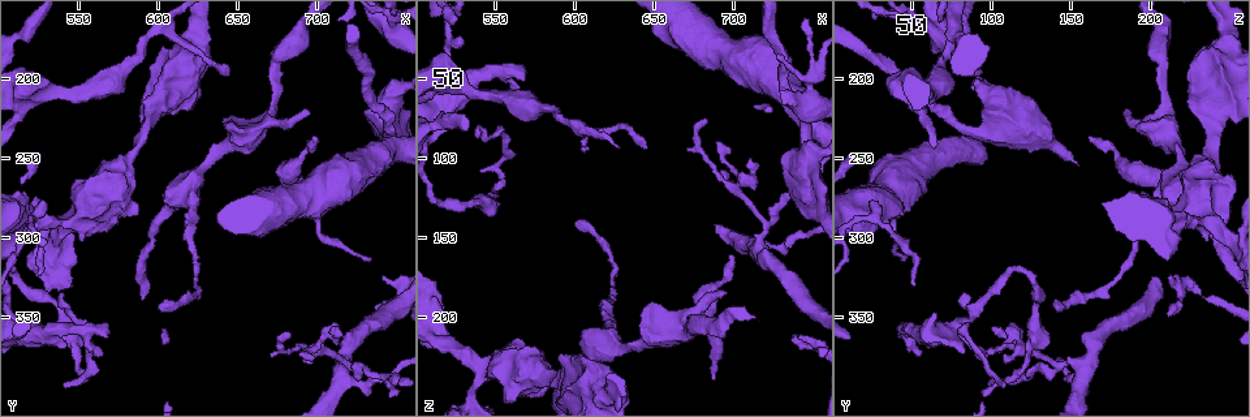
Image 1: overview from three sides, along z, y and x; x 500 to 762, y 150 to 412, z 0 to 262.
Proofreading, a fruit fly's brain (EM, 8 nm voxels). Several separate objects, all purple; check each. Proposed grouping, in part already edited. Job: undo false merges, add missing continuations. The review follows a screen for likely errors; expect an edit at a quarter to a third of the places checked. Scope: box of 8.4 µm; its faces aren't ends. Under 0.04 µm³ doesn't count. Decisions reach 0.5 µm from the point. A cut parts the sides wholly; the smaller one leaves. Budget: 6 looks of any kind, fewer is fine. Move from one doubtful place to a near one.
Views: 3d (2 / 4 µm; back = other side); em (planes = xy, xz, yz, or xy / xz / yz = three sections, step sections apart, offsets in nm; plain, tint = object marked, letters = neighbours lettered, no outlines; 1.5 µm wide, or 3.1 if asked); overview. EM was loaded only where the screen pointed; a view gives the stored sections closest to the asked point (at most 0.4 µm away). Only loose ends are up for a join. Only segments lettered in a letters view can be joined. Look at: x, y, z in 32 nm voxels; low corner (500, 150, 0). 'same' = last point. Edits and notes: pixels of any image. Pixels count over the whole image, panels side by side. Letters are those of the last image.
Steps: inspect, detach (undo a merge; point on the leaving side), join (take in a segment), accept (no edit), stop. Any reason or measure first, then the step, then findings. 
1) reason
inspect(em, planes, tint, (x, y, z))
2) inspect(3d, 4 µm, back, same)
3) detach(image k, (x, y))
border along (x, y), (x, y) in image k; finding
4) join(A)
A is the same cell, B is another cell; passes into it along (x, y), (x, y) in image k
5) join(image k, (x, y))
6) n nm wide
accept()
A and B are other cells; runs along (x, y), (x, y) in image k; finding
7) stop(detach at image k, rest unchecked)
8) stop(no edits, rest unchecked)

thin end
inspect(3d, 4 µm, (644, 196, 94))

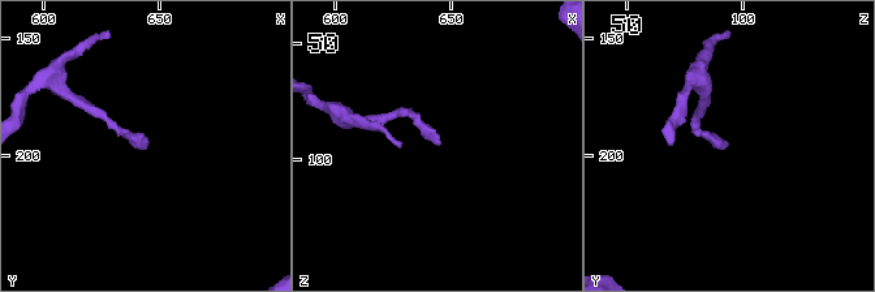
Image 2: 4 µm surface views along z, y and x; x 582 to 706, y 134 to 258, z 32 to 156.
inspect(em, yz, step 8, plain, (644, 195, 93))

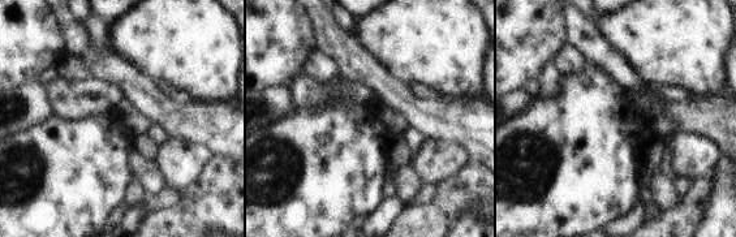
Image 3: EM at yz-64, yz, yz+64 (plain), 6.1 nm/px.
inspect(em, yz, step 8, letters, same)

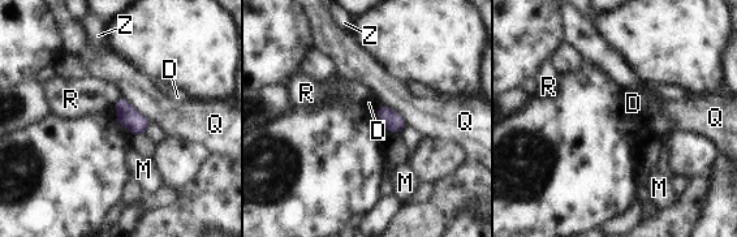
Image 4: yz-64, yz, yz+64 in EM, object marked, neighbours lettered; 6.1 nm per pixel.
accept()
D, M, Q, R and Z are other cells; border along (121, 95), (151, 123) in image 4; none of them fits

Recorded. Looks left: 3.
an open end
inspect(em, yz, step 4, letters, (712, 356, 100))

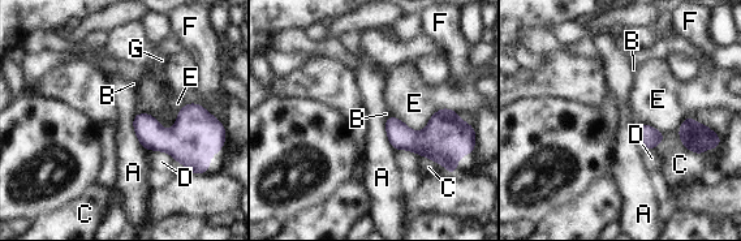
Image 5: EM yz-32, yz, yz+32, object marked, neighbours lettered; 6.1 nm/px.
inspect(em, planes, letters, same)

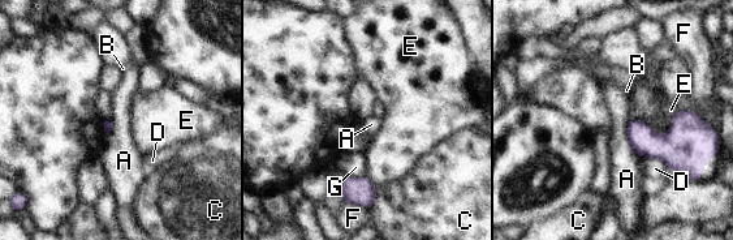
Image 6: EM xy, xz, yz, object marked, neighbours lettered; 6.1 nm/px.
accept()
A, B, C, D, E, F and G are other cells; border along (626, 123), (629, 144), (641, 157) in image 6; none of them fits

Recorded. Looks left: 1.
free end
inspect(em, planes, letters, (566, 354, 52))

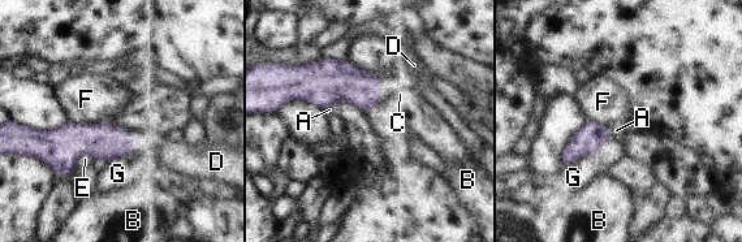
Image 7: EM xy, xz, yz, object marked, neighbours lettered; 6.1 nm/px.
F touches over 240 nm
join(D)
D is the same cell, A, B, C, E, F and G are other cells; the neuron continues

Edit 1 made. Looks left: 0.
stop(join at image 7, rest unchecked)

